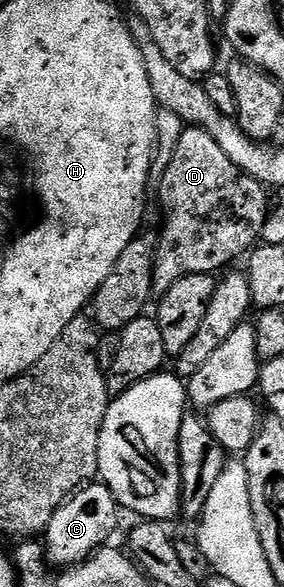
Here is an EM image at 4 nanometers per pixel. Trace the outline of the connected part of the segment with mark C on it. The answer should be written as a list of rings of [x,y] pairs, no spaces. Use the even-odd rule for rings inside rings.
[[[100,481],[86,483],[80,491],[69,496],[67,502],[59,505],[59,509],[55,509],[55,517],[51,517],[51,521],[45,526],[43,546],[46,560],[54,568],[64,569],[82,563],[101,550],[112,540],[109,538],[117,527],[117,510],[119,504],[107,484]]]

